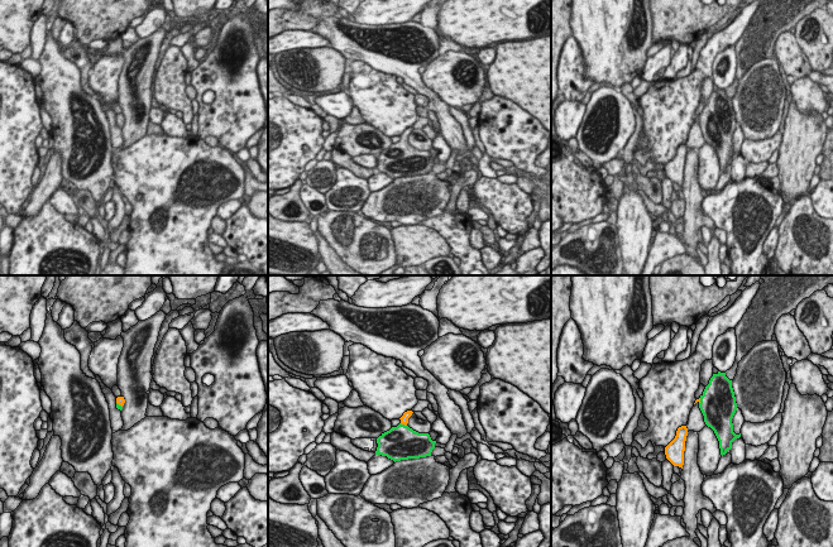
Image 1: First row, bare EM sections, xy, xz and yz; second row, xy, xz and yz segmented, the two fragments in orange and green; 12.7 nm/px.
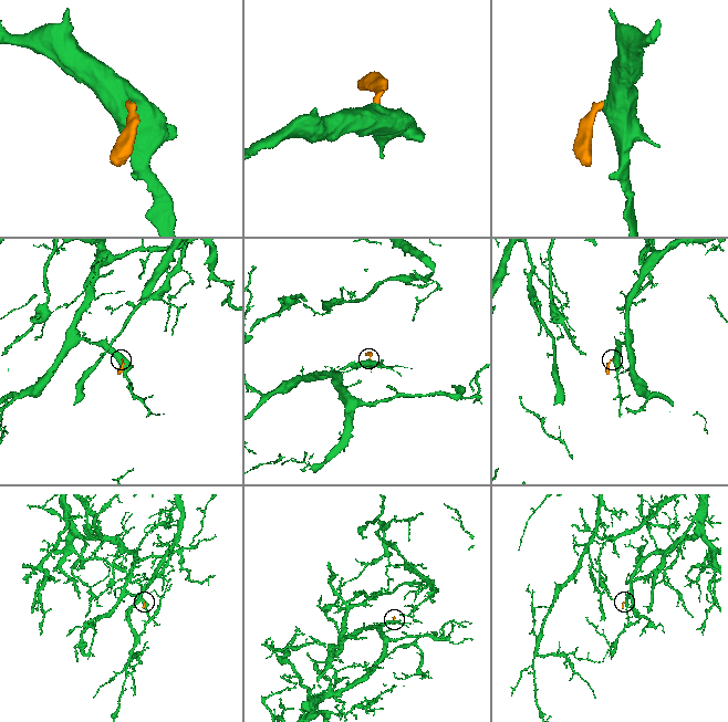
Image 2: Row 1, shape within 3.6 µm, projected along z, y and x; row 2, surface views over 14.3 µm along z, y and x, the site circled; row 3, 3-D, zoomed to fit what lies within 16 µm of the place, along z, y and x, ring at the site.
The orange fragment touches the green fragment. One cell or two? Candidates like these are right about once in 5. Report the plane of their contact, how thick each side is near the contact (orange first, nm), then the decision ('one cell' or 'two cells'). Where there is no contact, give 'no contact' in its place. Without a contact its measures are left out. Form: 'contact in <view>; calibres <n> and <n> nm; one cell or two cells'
contact in xz; calibres 100 and 440 nm; one cell

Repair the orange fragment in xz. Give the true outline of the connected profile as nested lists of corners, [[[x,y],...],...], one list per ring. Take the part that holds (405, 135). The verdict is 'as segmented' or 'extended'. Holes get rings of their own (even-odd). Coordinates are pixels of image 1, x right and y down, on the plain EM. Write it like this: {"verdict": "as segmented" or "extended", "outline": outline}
{"verdict": "extended", "outline": [[[412,128],[404,129],[397,144],[392,144],[377,155],[375,172],[387,173],[394,179],[431,173],[436,158],[432,158],[429,150],[418,150],[407,143],[412,130]]]}

